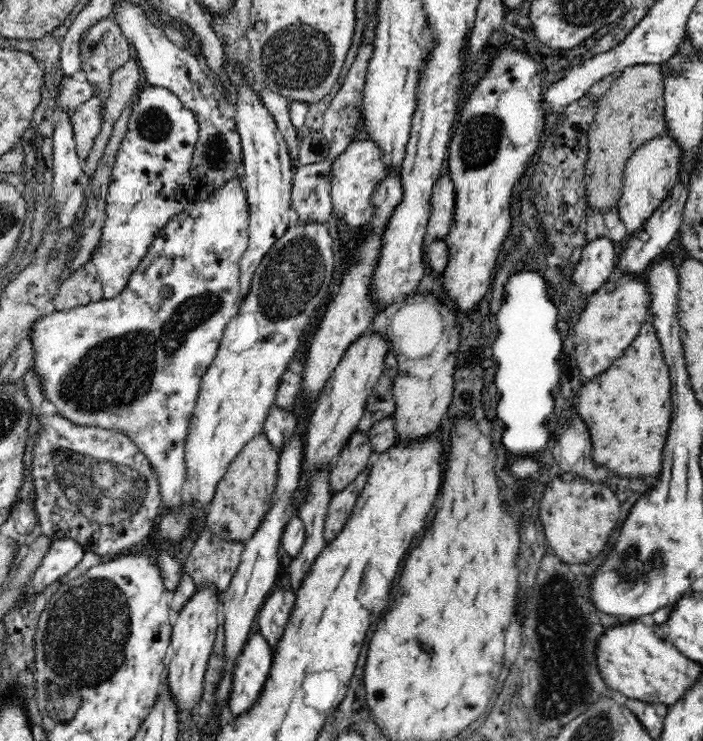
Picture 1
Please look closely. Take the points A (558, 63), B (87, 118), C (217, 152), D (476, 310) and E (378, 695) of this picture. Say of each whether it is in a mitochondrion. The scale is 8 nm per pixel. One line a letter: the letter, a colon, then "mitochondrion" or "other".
A: other
B: other
C: mitochondrion
D: other
E: other

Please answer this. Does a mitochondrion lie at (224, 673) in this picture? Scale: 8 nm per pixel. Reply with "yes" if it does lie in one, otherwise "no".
no

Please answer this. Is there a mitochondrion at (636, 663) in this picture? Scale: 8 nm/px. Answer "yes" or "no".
no

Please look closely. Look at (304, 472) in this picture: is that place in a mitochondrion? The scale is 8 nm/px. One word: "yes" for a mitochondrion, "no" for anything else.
no

